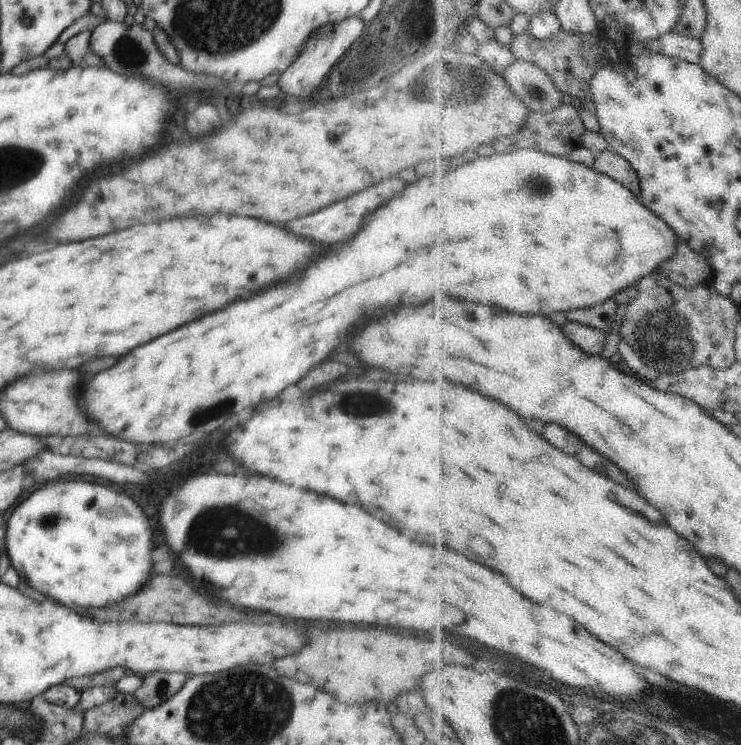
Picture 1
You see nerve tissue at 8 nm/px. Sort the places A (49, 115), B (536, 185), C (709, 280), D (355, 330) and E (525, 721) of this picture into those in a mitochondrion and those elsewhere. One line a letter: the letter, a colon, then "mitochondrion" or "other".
A: other
B: mitochondrion
C: other
D: other
E: mitochondrion

